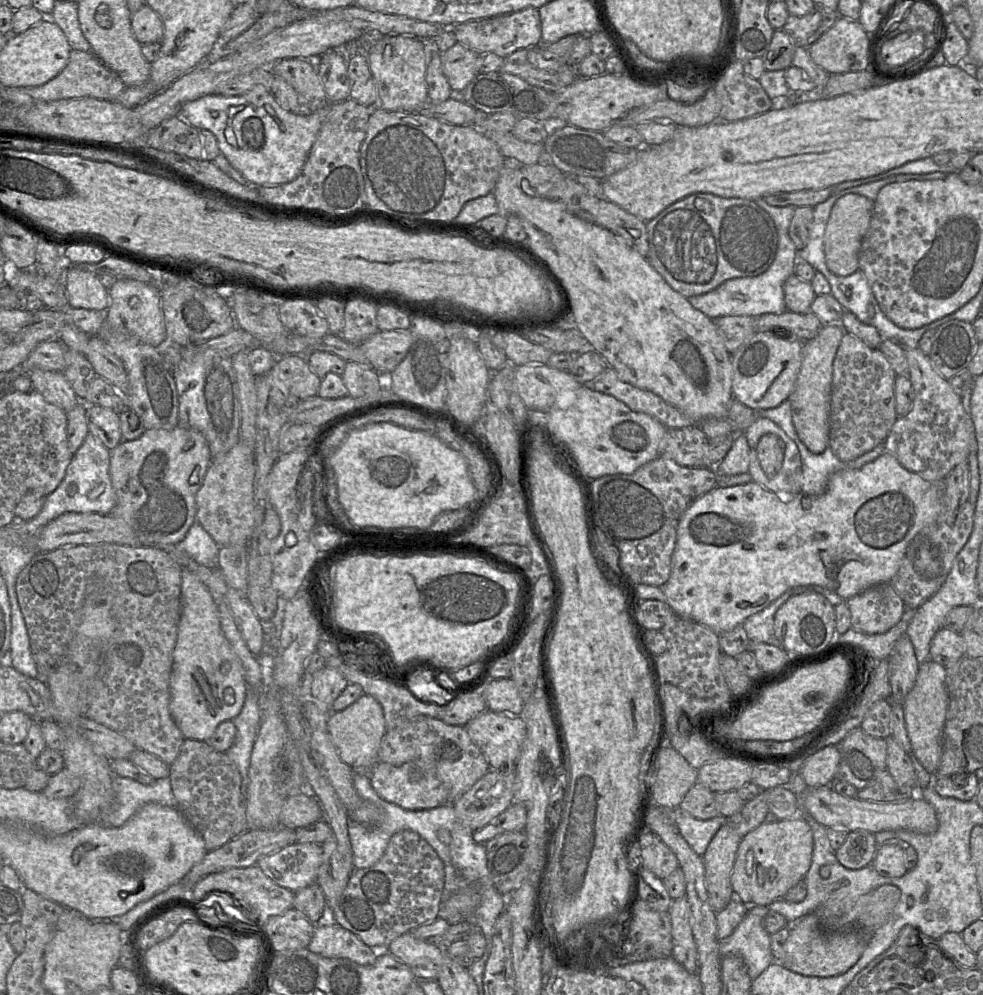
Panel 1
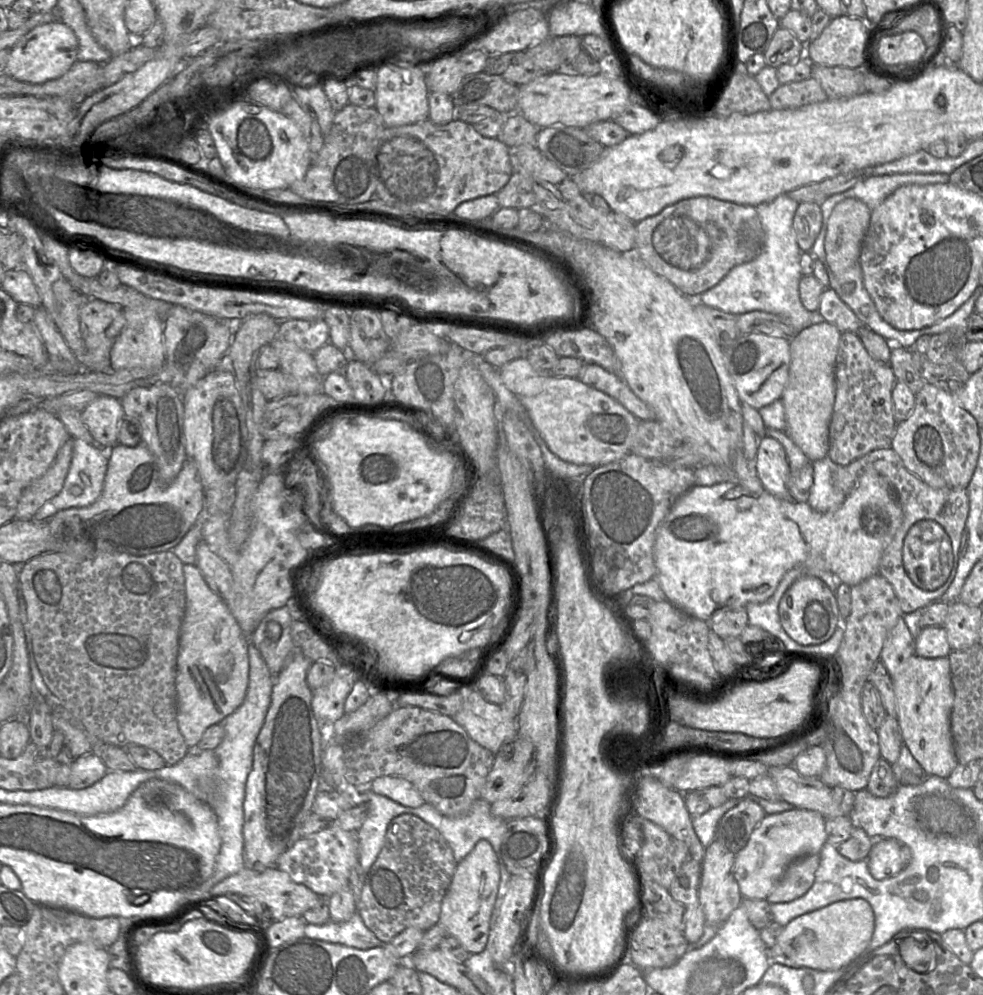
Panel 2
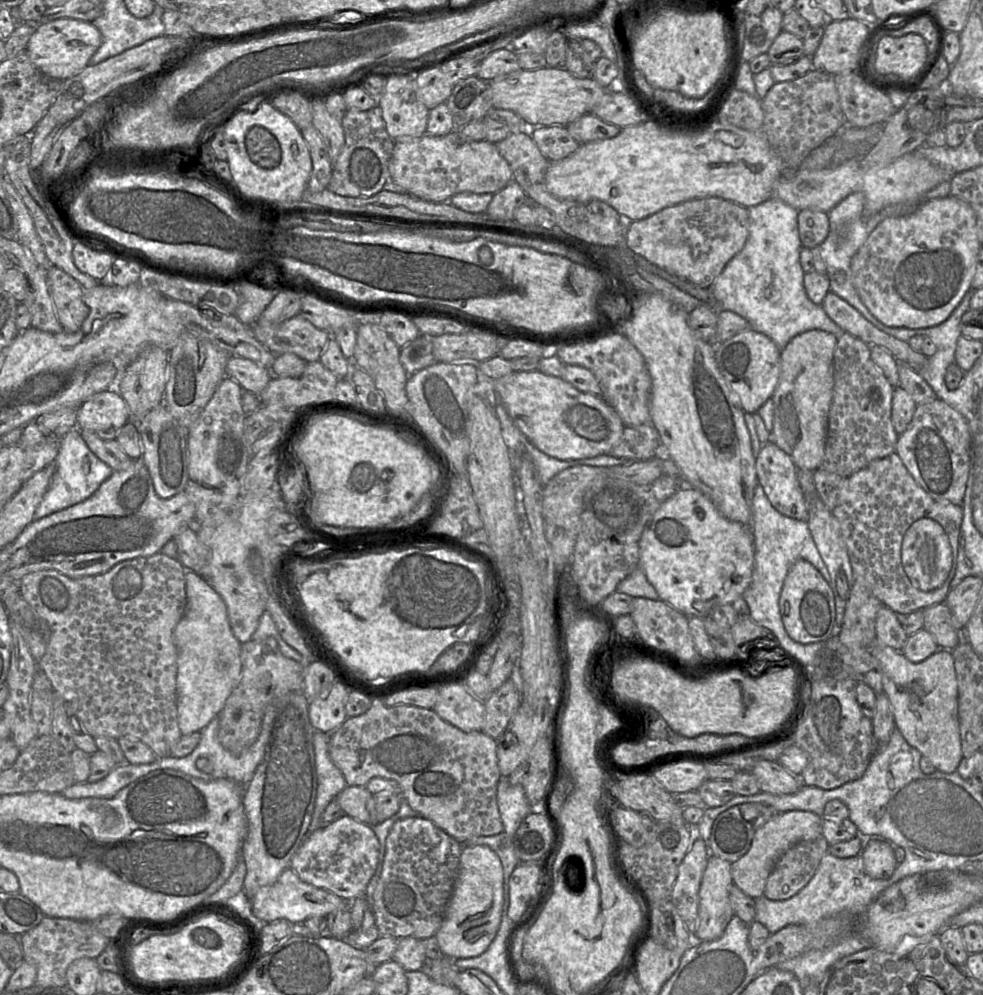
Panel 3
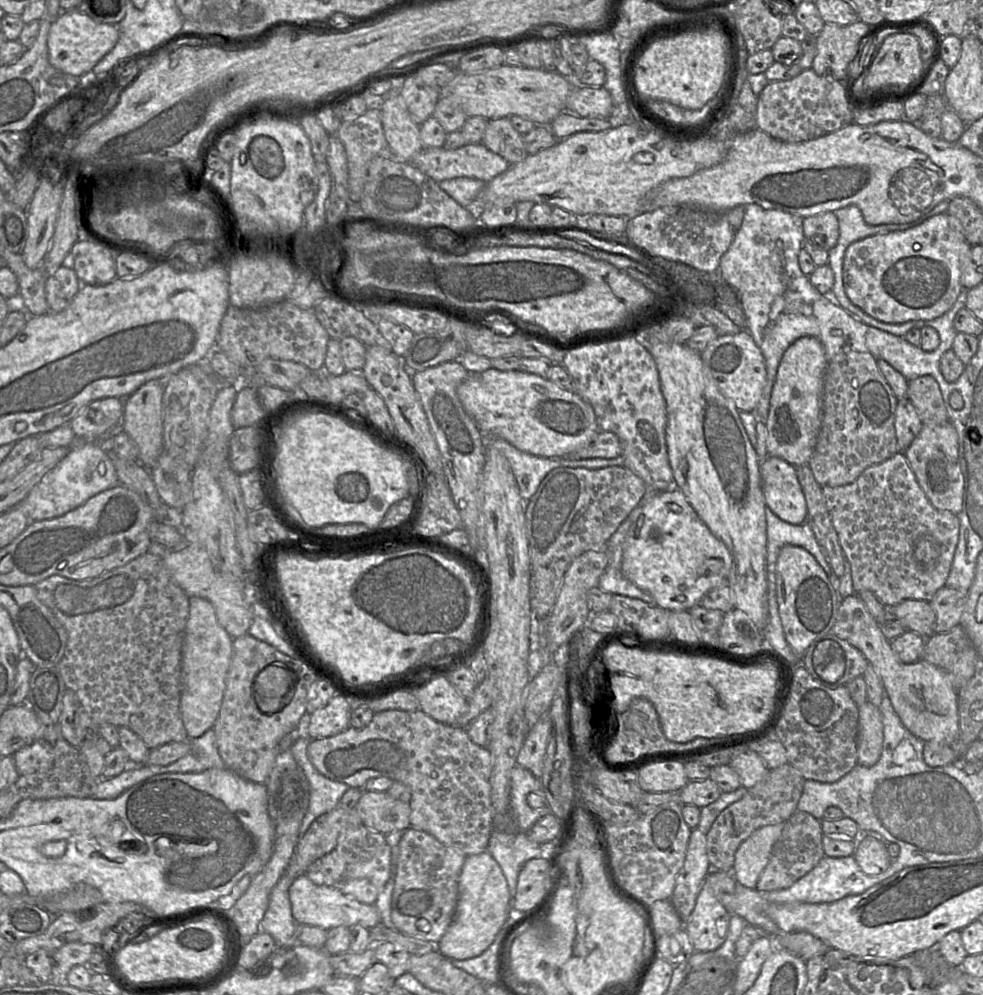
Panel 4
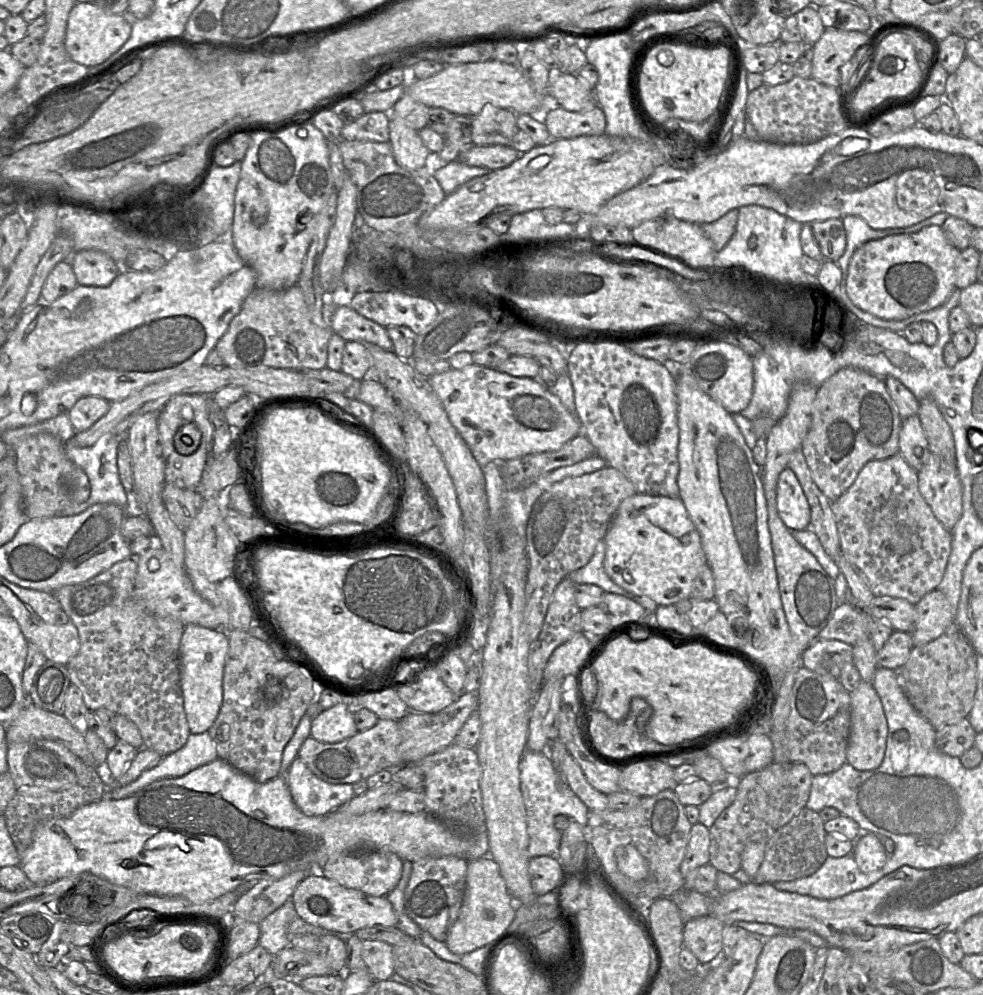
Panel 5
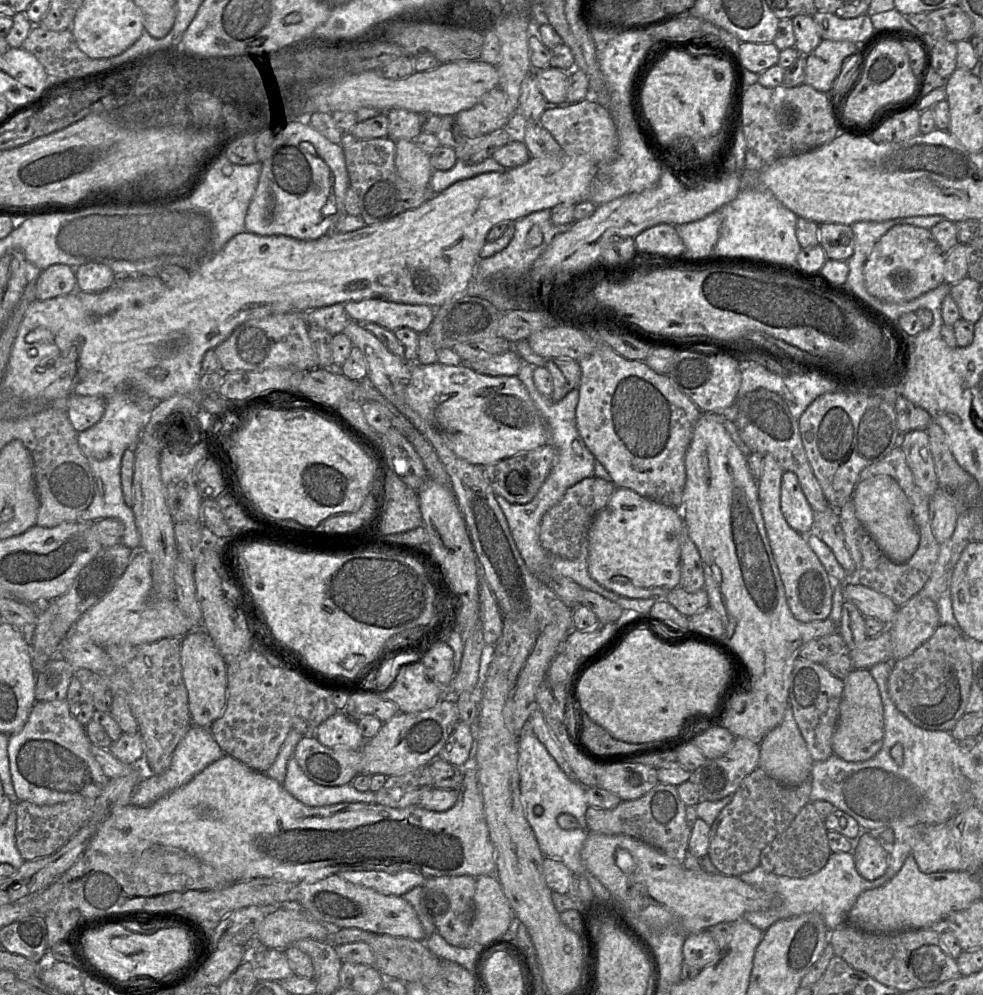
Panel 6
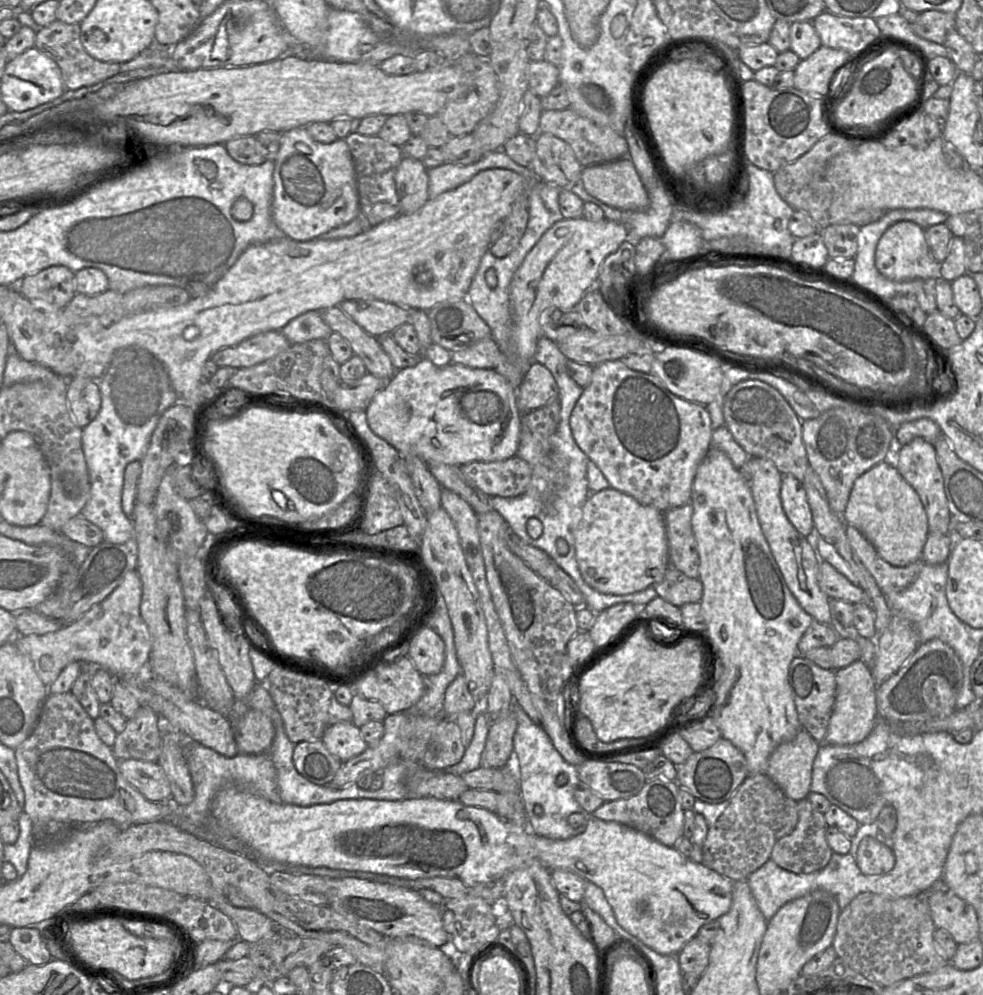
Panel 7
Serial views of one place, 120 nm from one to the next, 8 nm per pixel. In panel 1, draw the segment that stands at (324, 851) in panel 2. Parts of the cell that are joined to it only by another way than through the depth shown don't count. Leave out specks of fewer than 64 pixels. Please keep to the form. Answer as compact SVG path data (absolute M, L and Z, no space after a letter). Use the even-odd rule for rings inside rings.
M294 843L261 858L257 865L276 884L295 892L317 882L322 856L322 844Z

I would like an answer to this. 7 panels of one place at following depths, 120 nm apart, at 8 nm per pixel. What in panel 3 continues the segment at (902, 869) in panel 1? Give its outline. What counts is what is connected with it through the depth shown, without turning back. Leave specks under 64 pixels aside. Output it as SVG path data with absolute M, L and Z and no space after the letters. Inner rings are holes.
M879 835L864 839L860 857L865 873L872 879L889 879L897 867L894 845Z

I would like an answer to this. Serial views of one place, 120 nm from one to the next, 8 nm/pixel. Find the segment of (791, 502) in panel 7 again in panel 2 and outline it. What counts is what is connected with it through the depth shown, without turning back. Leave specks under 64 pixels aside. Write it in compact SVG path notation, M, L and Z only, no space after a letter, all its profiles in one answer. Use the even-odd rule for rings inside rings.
M760 438L756 455L756 472L767 492L786 501L793 501L788 491L788 459L783 446L776 439Z

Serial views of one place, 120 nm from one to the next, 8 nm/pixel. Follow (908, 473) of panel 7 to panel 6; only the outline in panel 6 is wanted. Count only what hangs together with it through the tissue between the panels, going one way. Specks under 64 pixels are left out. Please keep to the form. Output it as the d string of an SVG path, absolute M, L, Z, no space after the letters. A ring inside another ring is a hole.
M913 430L902 434L900 448L904 452L914 482L930 497L939 484L926 430Z

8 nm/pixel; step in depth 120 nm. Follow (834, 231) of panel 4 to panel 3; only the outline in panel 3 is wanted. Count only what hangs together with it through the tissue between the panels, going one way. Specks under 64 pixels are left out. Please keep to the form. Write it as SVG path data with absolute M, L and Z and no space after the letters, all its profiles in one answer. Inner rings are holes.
M800 210L798 212L798 231L803 247L813 249L820 246L829 234L828 212Z

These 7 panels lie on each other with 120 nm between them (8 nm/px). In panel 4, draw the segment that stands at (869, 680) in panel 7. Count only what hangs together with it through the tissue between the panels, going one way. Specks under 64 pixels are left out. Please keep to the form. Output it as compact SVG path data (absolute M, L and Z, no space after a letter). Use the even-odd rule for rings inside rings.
M866 701L858 707L858 764L873 766L879 760L883 746L883 723L879 707Z

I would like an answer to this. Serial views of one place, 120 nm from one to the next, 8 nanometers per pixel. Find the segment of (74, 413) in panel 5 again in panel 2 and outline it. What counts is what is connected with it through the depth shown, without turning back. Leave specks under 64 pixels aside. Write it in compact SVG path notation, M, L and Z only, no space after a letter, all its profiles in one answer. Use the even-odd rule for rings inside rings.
M98 395L81 411L84 425L103 447L118 443L118 429L124 417L120 400L110 396Z

